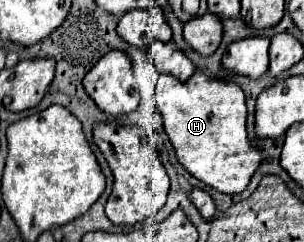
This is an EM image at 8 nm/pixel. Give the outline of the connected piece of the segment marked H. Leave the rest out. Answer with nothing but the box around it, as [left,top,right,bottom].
[157,73,261,193]

